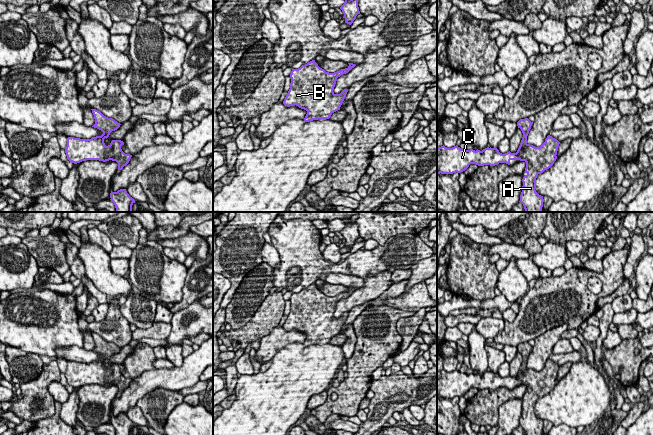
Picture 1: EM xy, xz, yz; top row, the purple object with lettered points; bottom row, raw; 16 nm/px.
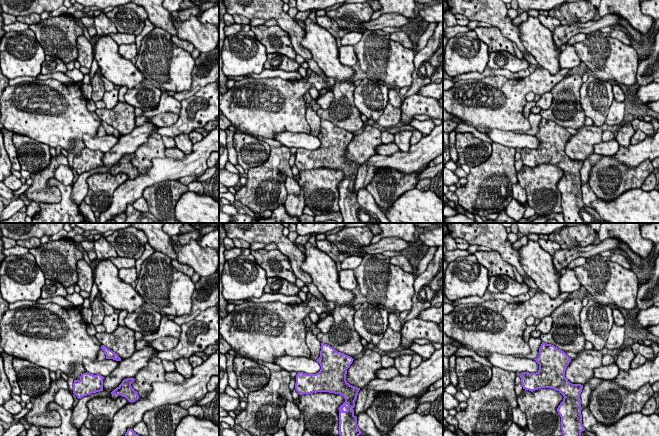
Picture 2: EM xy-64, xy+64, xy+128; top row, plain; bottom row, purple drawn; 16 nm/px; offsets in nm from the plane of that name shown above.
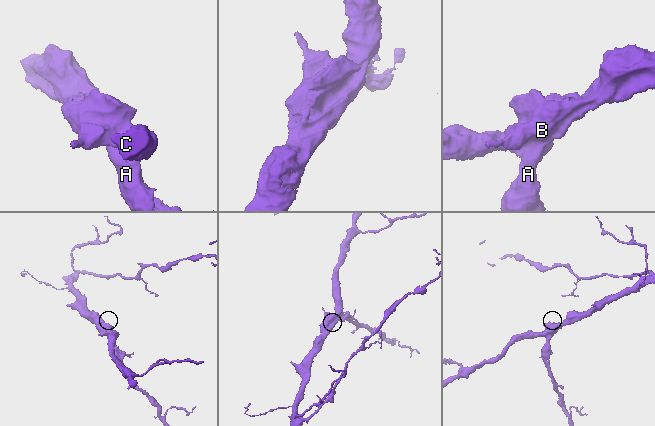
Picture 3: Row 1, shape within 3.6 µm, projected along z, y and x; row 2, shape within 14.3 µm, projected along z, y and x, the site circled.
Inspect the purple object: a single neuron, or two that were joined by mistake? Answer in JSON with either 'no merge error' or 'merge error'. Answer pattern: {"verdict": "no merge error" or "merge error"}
{"verdict": "no merge error"}

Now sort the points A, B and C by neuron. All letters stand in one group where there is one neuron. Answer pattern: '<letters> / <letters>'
A B C

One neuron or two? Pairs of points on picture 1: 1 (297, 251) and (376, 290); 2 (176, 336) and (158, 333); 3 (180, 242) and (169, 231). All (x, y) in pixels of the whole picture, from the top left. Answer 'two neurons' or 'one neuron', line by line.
1: two neurons
2: two neurons
3: two neurons

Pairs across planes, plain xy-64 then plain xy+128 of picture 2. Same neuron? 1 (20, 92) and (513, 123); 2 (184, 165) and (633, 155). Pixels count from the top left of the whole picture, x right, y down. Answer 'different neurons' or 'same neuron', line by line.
1: same neuron
2: same neuron

